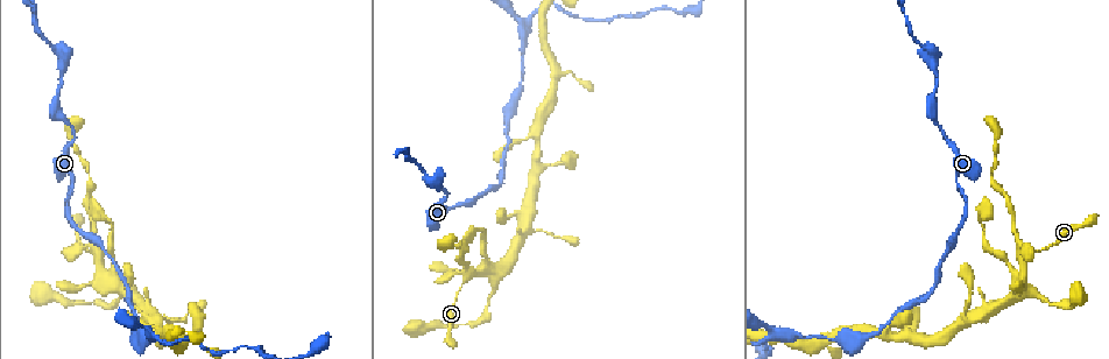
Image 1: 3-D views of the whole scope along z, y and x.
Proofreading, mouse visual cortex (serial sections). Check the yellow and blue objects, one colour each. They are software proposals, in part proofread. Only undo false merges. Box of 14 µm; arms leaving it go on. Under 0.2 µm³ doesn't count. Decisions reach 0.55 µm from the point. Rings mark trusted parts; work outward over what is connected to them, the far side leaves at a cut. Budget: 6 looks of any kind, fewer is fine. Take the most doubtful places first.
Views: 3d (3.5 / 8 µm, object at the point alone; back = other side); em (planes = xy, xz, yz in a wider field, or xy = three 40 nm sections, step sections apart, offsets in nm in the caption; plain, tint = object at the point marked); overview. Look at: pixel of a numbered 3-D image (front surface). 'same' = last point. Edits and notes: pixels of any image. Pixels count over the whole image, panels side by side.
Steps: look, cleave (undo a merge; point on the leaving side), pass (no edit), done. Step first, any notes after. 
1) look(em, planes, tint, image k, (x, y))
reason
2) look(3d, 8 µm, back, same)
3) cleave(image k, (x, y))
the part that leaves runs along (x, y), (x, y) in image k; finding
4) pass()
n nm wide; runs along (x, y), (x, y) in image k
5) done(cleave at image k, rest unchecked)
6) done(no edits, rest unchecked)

look(3d, 3.5 µm, image 1, (929, 47))
abrupt turn

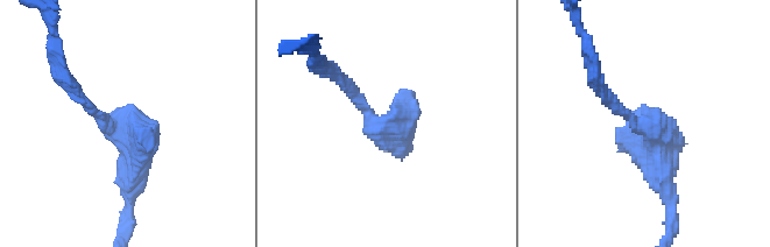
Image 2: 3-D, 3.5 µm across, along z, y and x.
look(em, xy, step 5, plain, image 2, (651, 126))

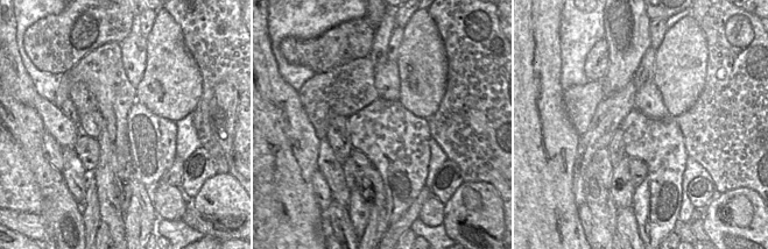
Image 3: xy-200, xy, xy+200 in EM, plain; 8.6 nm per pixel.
look(em, xy, step 5, tint, same)

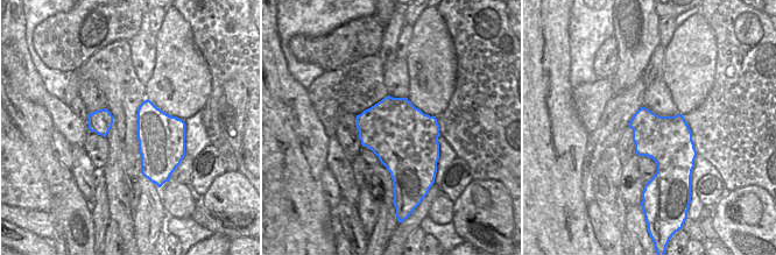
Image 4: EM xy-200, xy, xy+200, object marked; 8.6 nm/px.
pass()
runs along (663, 185), (657, 127), (621, 113), (600, 85) in image 2; all the same cell

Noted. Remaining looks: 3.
look(3d, 8 µm, image 1, (152, 338))
thick turns thin

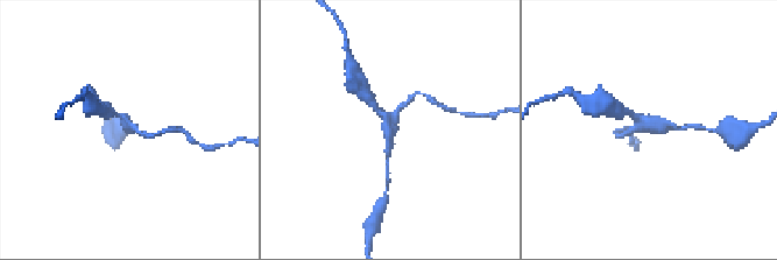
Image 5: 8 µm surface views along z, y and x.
look(3d, 3.5 µm, image 5, (130, 124))

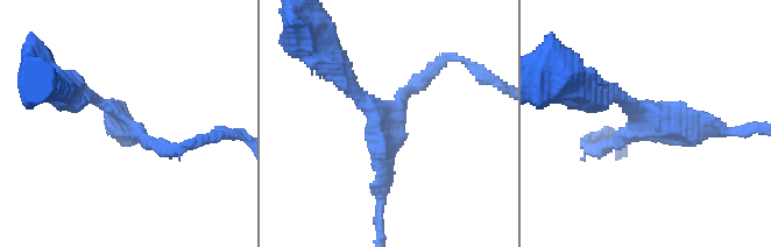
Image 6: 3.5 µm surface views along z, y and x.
look(em, xy, step 1, tint, image 6, (665, 128))
3 arms; arms of 150, 200, 200 nm

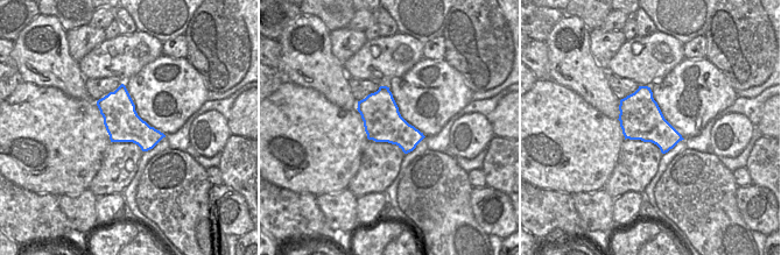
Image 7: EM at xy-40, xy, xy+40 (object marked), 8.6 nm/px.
pass()
runs along (380, 214), (383, 132), (422, 80) in image 6; continuous, no second cell

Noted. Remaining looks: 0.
done(no edits, rest unchecked)

